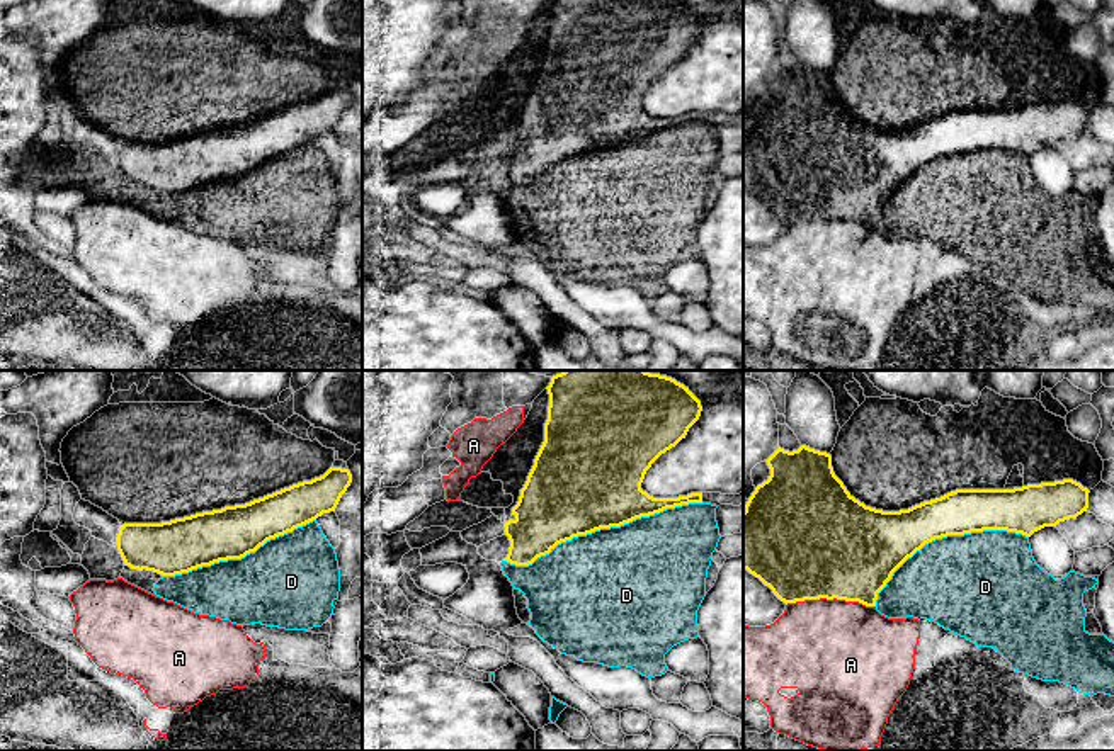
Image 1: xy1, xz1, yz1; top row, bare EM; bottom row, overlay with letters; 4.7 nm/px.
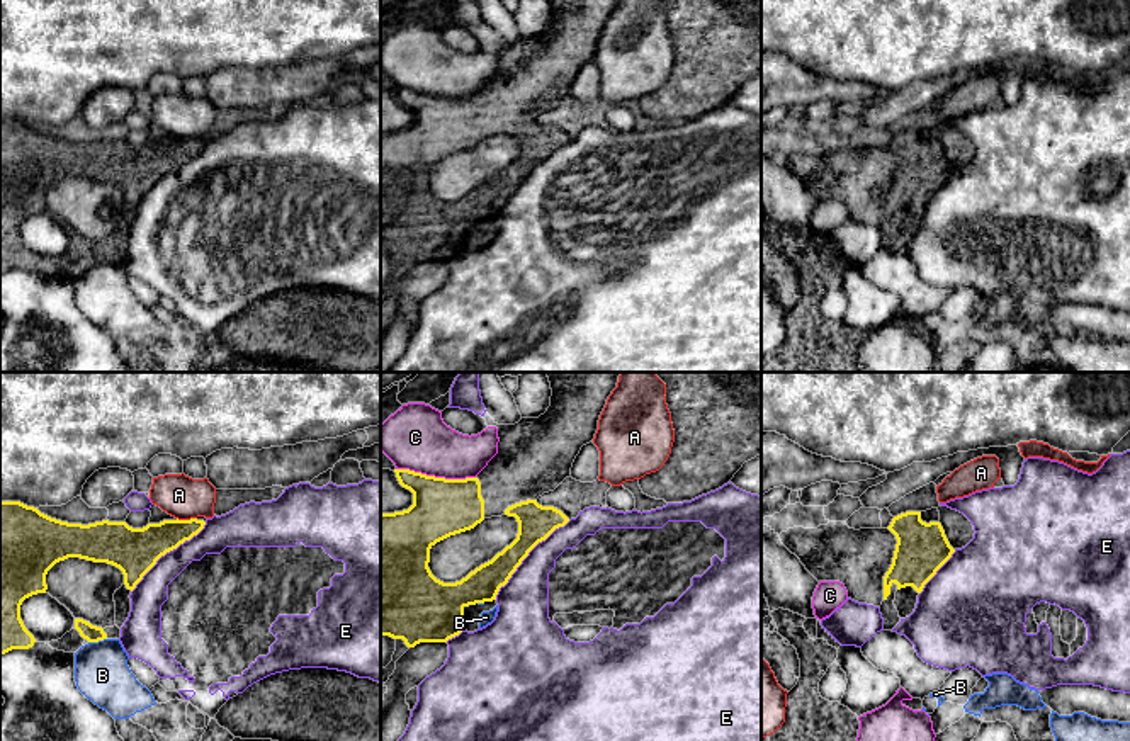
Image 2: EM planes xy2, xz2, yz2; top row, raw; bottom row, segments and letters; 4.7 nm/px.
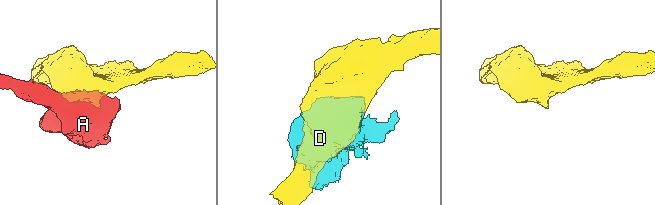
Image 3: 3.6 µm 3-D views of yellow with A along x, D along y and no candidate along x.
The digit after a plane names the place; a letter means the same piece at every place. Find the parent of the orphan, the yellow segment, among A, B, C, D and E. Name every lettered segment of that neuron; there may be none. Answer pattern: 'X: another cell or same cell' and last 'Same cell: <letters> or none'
A: another cell
B: another cell
C: another cell
D: another cell
E: another cell
Same cell: none

